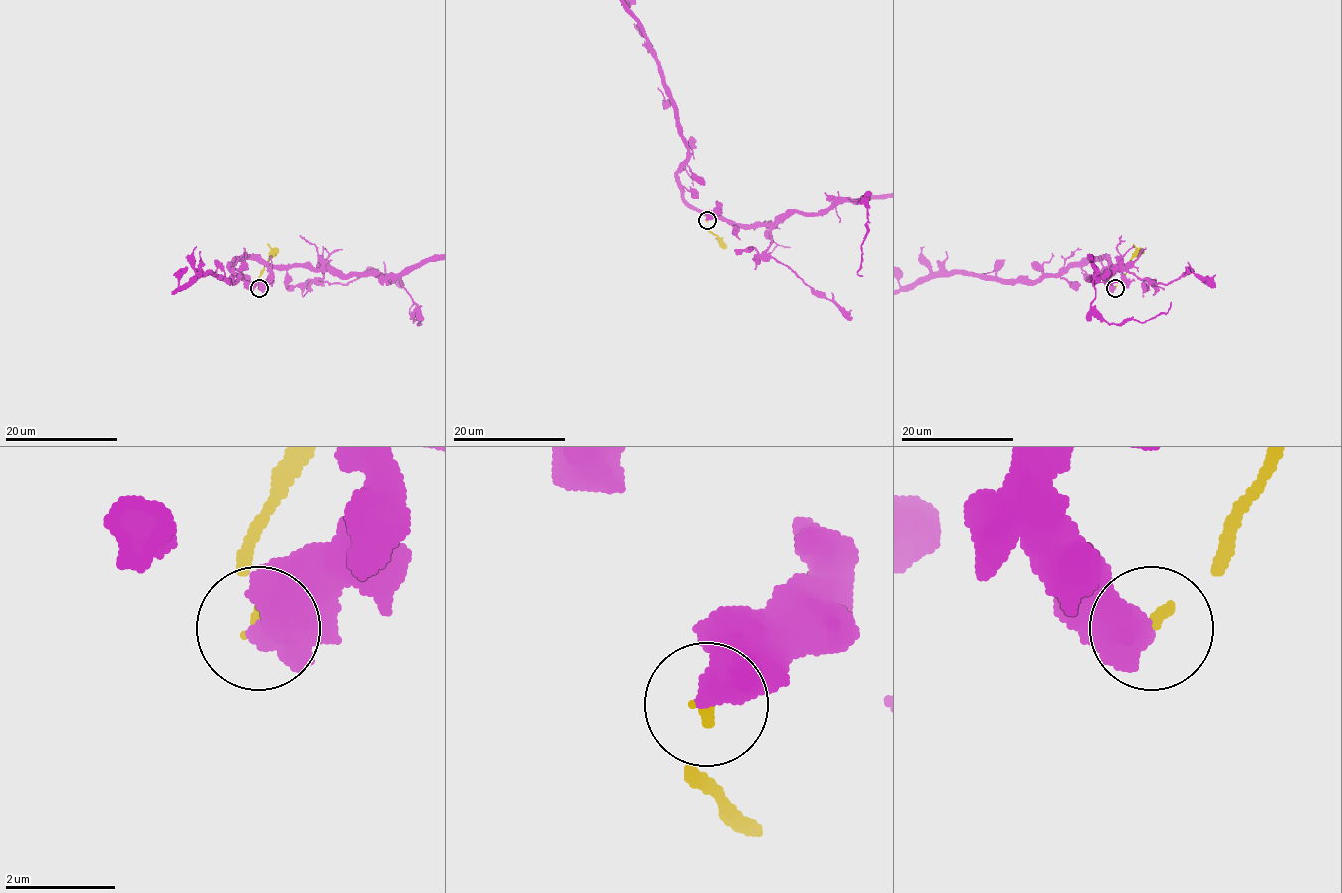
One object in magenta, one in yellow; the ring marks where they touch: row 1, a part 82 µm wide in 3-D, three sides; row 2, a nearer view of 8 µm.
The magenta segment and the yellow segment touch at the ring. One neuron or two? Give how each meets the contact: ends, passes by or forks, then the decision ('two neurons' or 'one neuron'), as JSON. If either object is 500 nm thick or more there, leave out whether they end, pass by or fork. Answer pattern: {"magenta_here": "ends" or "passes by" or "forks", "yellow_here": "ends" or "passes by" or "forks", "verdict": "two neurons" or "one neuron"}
{"verdict": "one neuron"}

